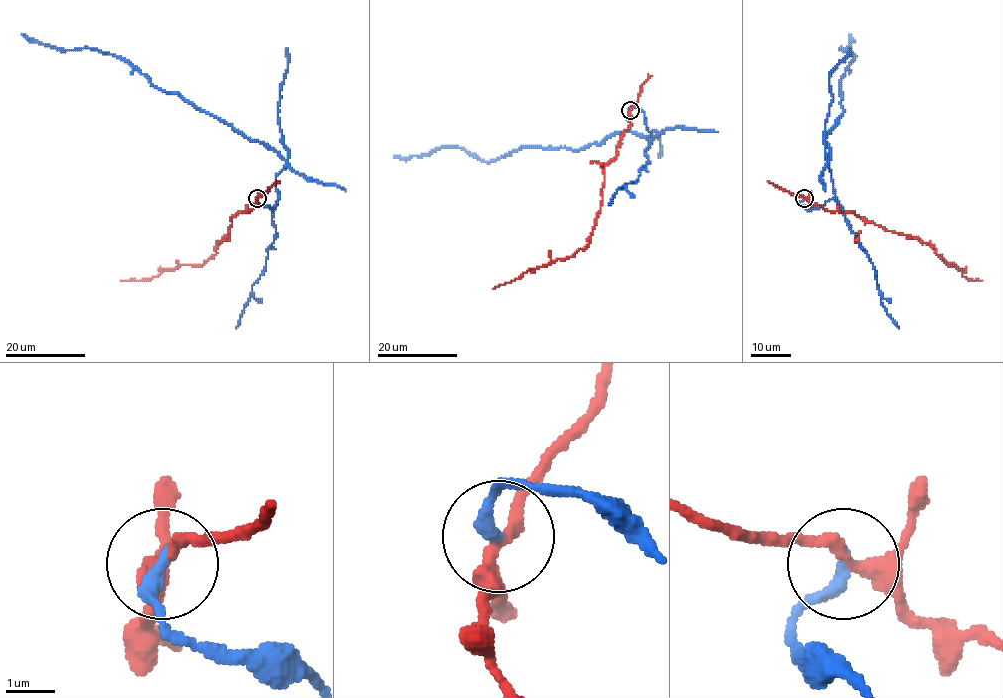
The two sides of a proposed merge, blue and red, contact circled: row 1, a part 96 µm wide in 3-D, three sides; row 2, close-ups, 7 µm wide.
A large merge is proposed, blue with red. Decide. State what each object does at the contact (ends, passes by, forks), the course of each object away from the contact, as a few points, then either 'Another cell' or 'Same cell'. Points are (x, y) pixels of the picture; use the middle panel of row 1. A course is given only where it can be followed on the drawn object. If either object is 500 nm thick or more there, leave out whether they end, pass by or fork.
At the ring blue ends. At the ring red forks. Course of blue: (630, 110), (644, 115), (647, 139), (658, 134), (492, 161), (441, 146), (394, 156). Course of red: (630, 111), (631, 125), (618, 154), (604, 168), (602, 203), (589, 243), (571, 257), (492, 288). Another cell

